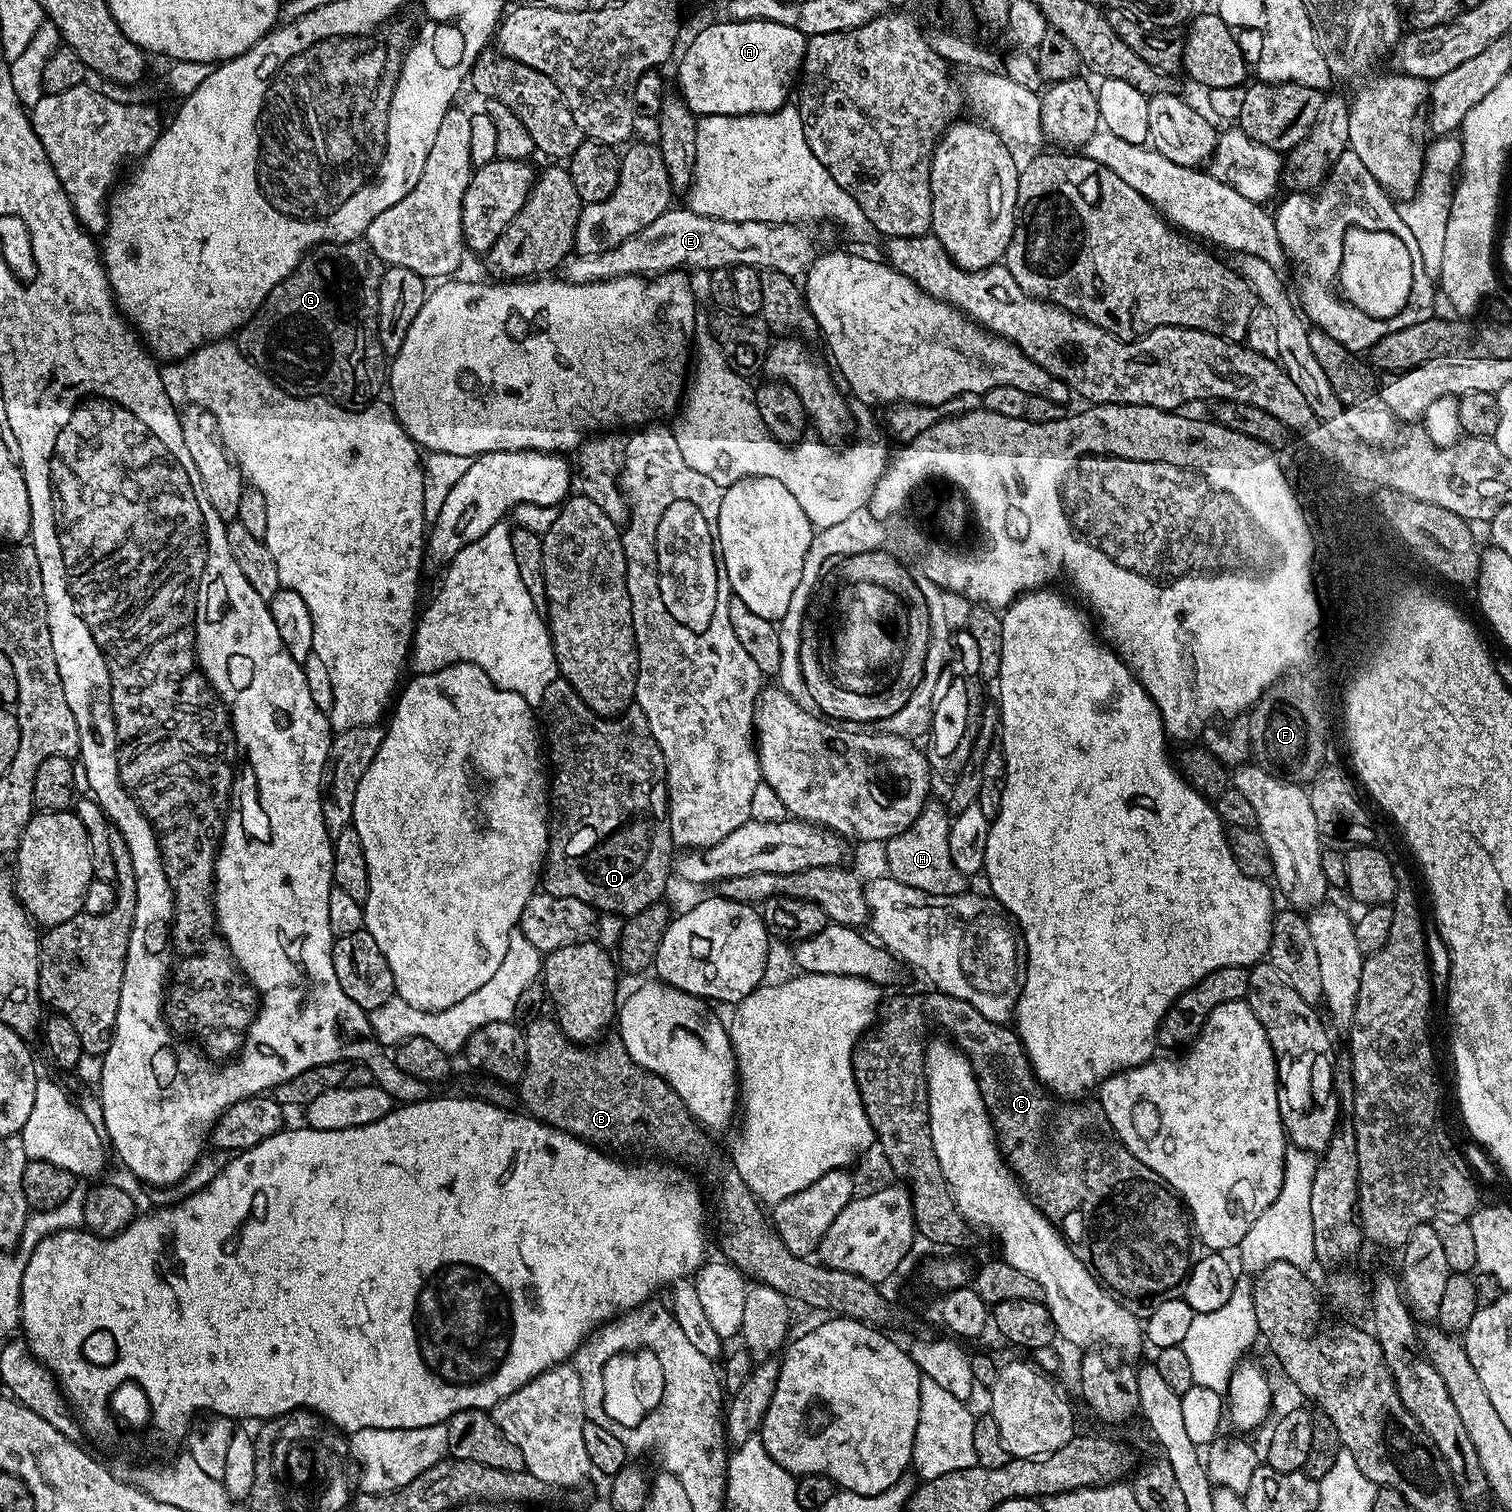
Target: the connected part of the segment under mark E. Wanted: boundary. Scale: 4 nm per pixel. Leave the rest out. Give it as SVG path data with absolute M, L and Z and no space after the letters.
M672 206L622 244L598 255L571 257L565 263L564 276L569 283L586 284L622 276L657 276L686 266L709 272L748 265L760 271L772 270L798 278L805 275L818 255L806 231L797 224L724 221L694 213L688 206Z

